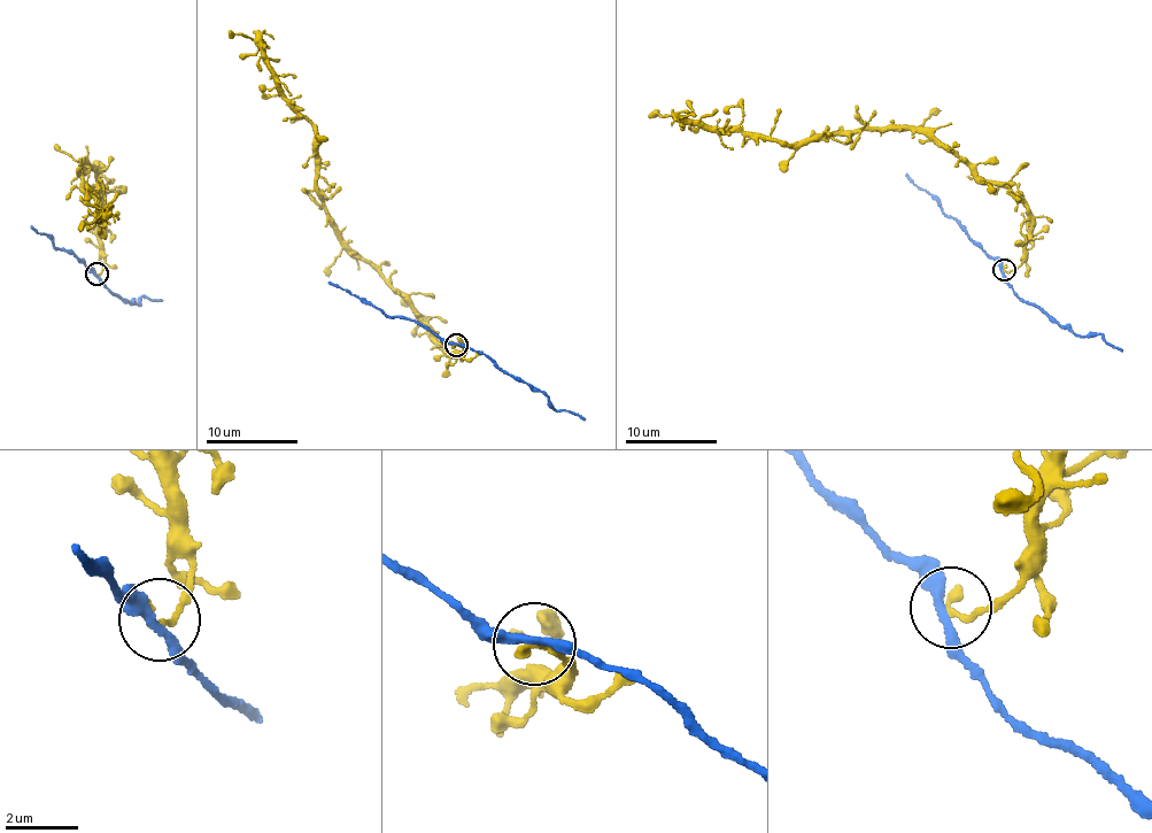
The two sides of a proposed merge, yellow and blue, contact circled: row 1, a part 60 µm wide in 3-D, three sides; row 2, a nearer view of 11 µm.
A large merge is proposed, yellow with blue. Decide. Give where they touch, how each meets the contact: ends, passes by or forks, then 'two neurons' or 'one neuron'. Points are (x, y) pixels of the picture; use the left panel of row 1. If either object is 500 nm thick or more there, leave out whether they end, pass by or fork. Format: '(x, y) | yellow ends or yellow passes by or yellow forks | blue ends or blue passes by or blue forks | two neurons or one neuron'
(97, 274) | yellow ends | blue passes by | two neurons

